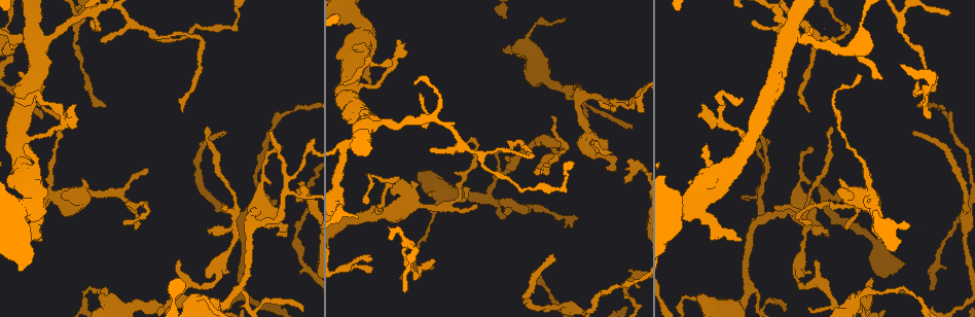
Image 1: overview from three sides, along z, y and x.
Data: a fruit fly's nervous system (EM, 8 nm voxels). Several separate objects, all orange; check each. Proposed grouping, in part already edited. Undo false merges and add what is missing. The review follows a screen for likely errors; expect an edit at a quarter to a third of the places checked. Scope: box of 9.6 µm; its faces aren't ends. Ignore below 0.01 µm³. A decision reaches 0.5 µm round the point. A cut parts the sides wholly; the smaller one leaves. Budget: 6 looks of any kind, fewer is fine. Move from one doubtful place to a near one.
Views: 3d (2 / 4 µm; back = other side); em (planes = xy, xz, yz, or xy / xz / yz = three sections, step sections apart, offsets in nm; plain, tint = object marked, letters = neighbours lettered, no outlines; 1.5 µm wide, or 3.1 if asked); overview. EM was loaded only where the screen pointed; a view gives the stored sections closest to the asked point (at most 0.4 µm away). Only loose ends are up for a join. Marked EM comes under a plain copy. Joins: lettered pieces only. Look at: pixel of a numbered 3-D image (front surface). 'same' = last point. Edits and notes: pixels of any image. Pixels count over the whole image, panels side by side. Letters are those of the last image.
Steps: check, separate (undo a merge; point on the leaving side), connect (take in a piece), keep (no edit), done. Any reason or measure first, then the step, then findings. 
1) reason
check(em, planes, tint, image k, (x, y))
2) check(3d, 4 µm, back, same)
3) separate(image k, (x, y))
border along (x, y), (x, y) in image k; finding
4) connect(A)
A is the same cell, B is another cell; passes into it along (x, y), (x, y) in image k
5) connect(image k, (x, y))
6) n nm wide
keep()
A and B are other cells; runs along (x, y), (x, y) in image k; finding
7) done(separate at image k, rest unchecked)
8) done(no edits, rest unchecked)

two arms in line, one across
check(3d, 4 µm, image 1, (479, 155))

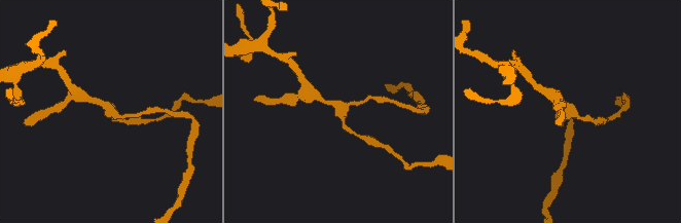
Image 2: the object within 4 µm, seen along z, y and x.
3 arms; now the EM
check(em, planes, tint, image 2, (109, 107))

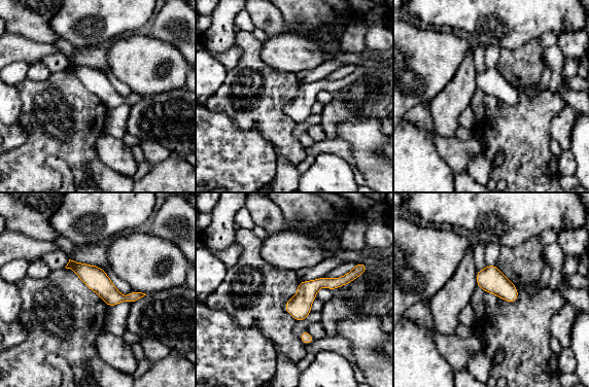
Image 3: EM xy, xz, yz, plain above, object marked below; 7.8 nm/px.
what lies round it
check(em, planes, letters, same)

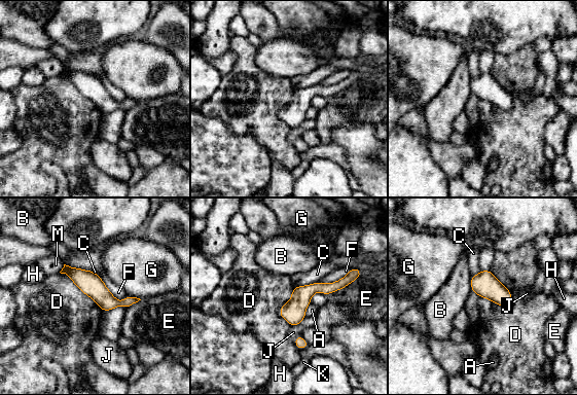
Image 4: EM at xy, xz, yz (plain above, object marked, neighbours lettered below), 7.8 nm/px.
D touches over 340 nm
keep()
A, B, C, D, E, F, G, H, J, K and M are other cells; border along (351, 268), (335, 281), (320, 282) in image 4; continuous, no second neuron

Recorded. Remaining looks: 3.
branch stops here
check(em, xy, step 8, letters, image 1, (627, 161))

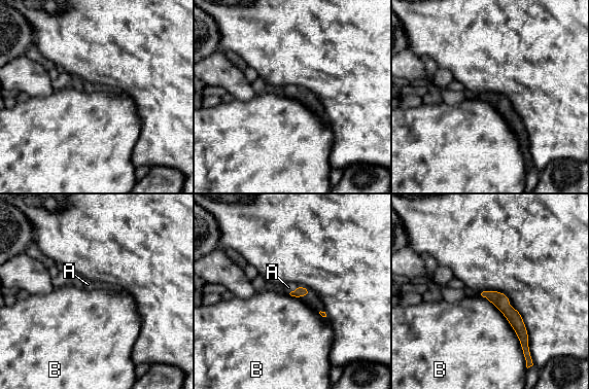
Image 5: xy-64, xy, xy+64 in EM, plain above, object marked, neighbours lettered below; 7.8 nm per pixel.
connect(A)
A is the same cell, B is another cell; it goes on there

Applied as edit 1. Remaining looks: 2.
done(connect at image 5, rest unchecked)

